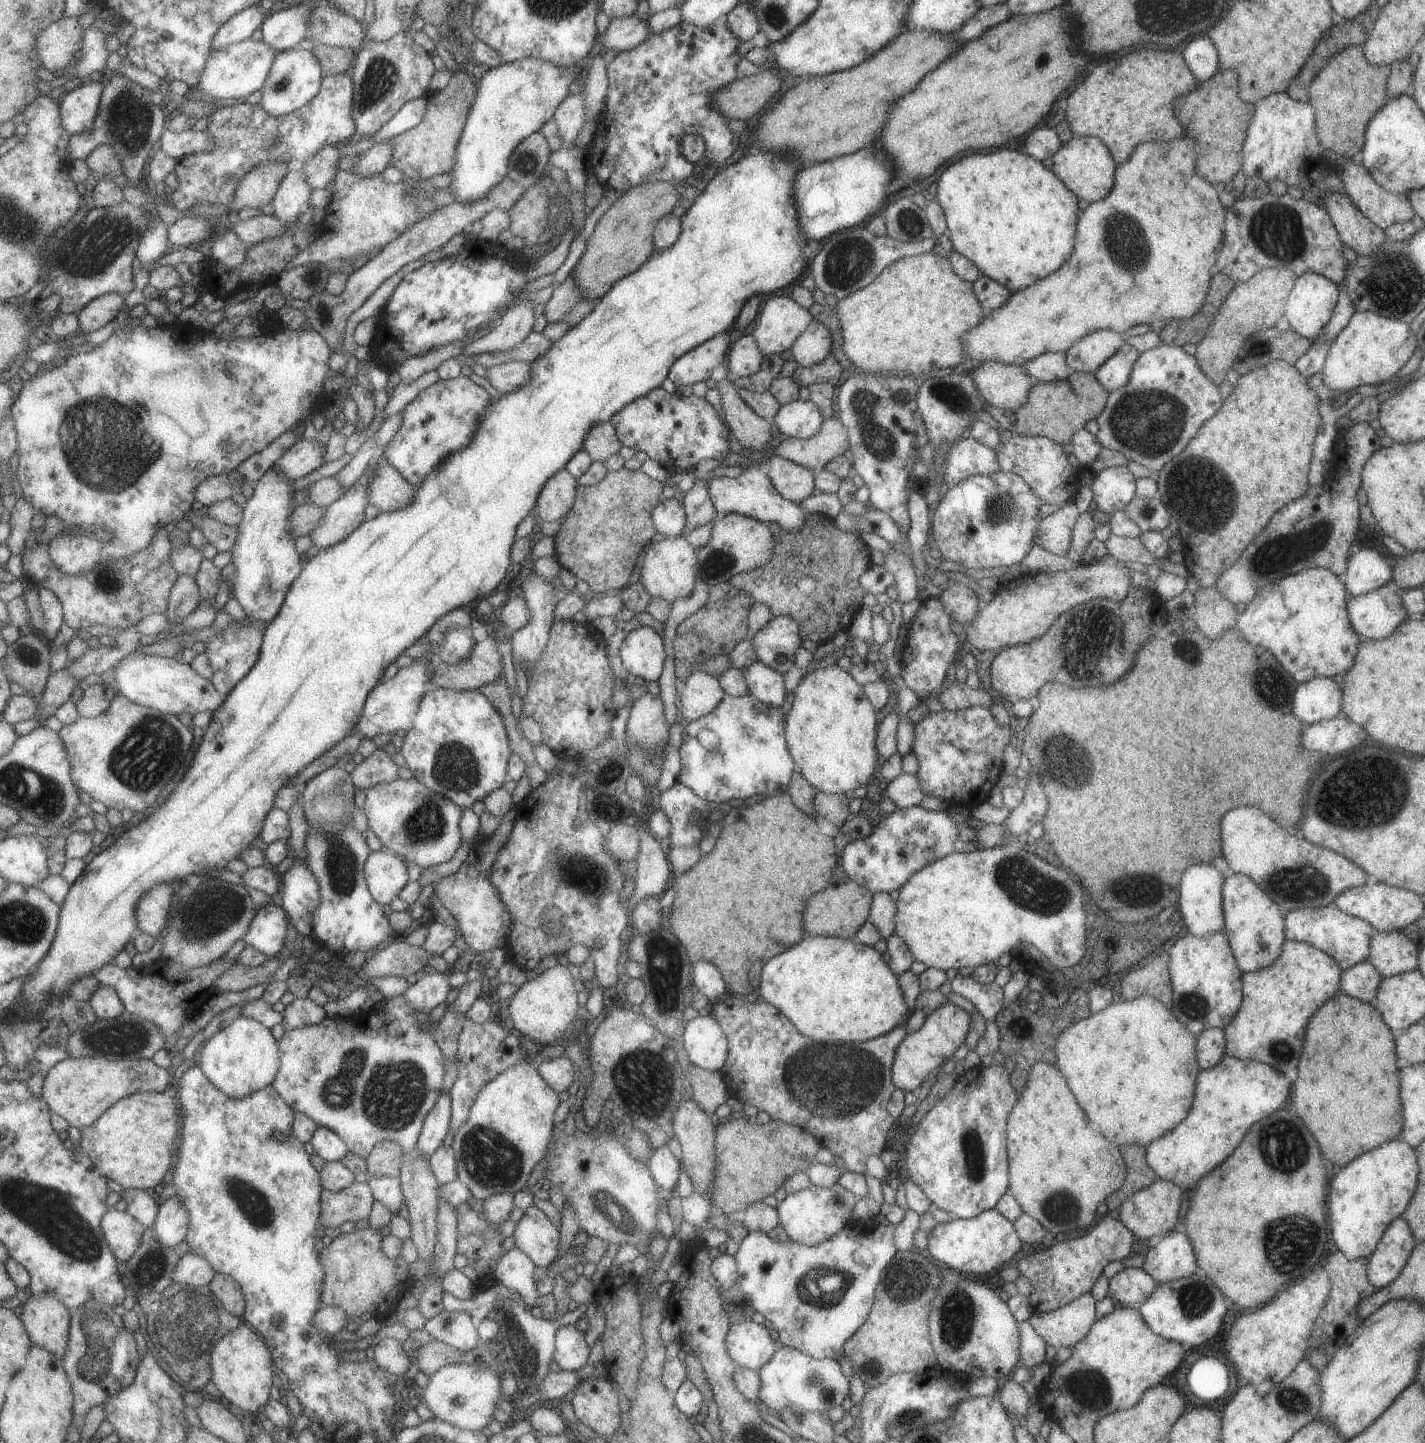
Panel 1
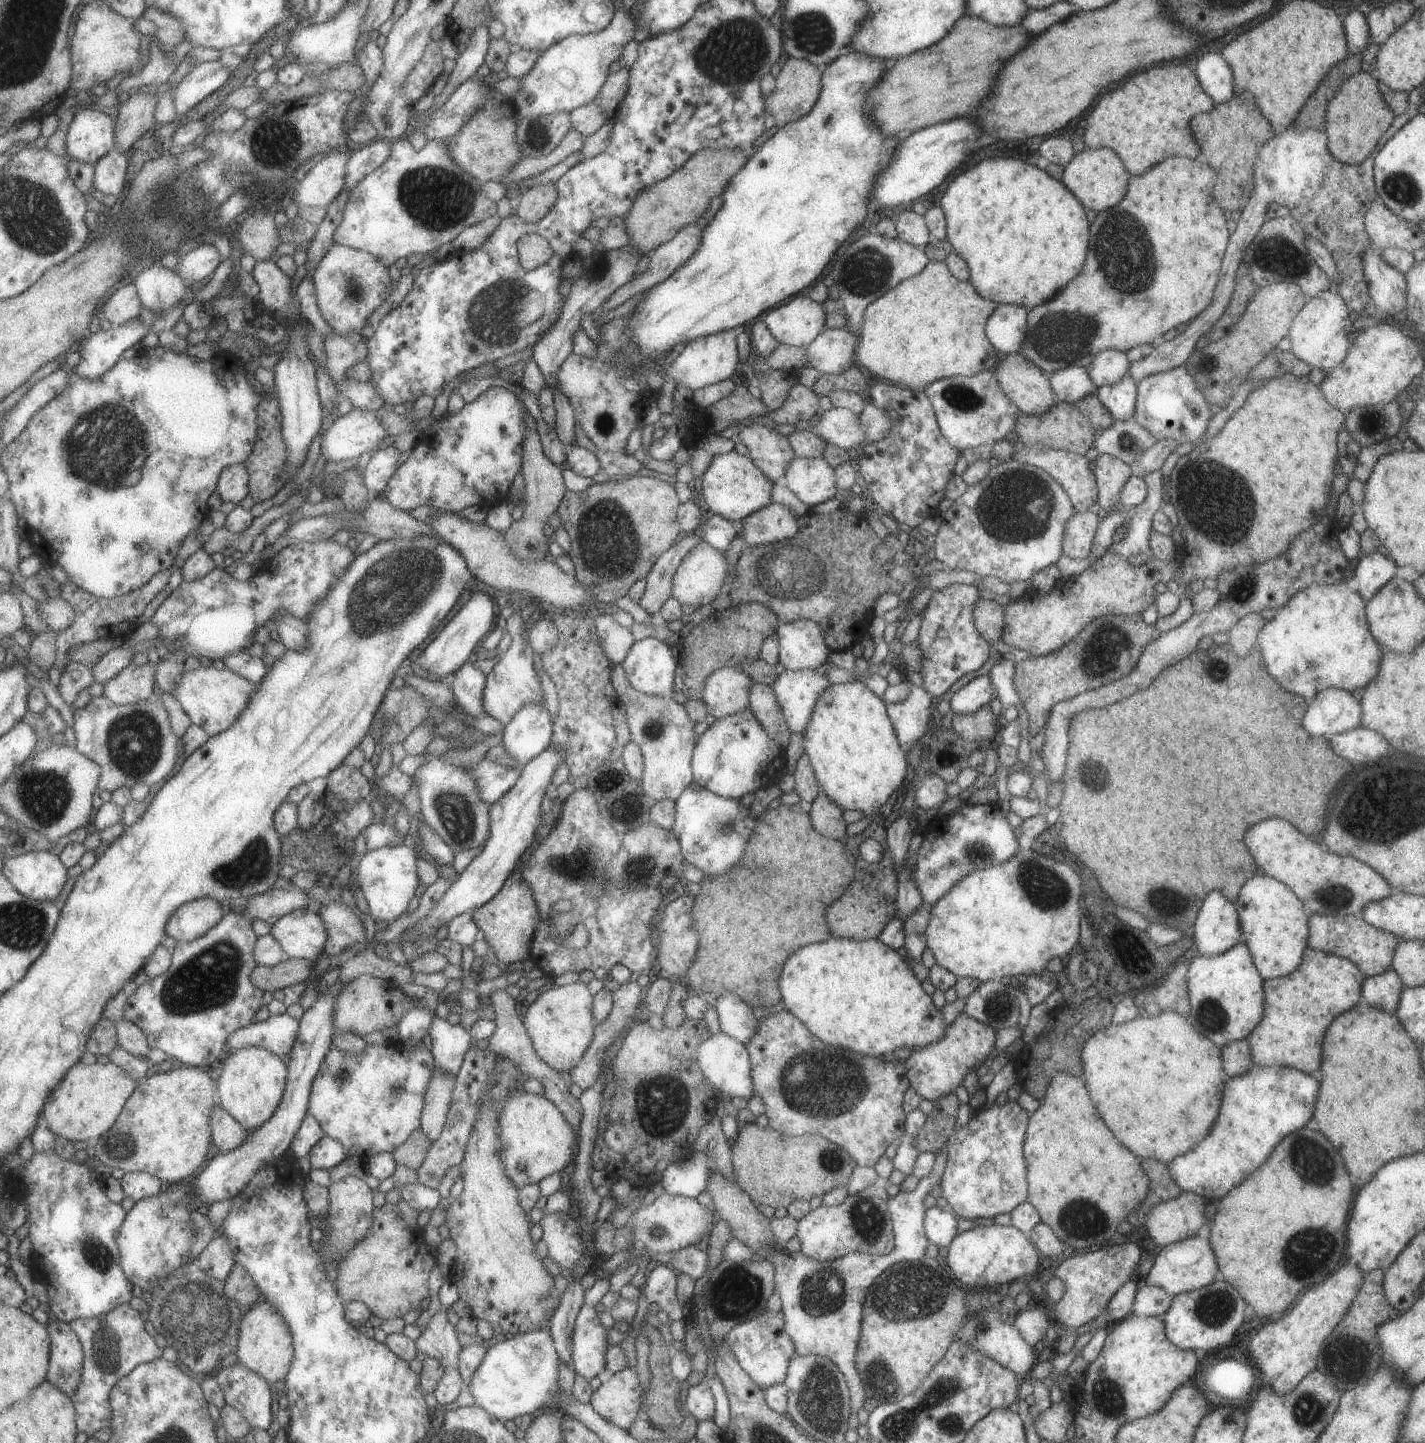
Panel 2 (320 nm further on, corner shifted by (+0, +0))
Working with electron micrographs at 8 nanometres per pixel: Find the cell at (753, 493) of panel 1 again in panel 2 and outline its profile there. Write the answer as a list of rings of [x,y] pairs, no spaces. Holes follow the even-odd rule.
[[[733,451],[715,455],[699,479],[697,486],[702,491],[706,510],[733,523],[742,522],[749,514],[768,506],[775,486],[749,457]]]

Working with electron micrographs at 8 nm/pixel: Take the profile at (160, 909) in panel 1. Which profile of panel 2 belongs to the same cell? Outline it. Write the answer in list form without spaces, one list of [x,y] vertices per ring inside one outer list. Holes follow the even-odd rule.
[[[212,897],[187,902],[173,912],[169,920],[168,936],[177,942],[194,942],[205,936],[223,920],[225,912],[221,902]]]

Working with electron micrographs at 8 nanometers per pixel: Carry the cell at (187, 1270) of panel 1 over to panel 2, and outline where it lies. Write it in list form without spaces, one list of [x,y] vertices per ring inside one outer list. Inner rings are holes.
[[[223,1234],[219,1235],[203,1250],[199,1262],[202,1270],[205,1274],[209,1274],[209,1277],[227,1281],[236,1264],[235,1254],[229,1246],[229,1240]]]

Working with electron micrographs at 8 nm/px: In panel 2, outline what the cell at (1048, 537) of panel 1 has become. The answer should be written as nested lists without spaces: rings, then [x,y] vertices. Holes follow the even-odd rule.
[[[1074,511],[1063,526],[1061,556],[1076,560],[1087,558],[1099,520],[1100,518],[1093,512]]]

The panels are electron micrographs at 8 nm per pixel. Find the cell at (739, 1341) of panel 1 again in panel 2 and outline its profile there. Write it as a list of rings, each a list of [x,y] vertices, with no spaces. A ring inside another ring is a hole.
[[[765,1310],[763,1314],[731,1328],[725,1337],[731,1354],[737,1360],[738,1366],[751,1378],[761,1391],[771,1384],[783,1383],[787,1375],[787,1364],[793,1356],[798,1356],[793,1350],[793,1342],[783,1330],[783,1316],[779,1312]]]

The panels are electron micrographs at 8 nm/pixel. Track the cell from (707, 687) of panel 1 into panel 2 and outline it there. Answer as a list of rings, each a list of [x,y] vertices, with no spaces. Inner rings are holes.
[[[719,667],[713,674],[709,674],[703,682],[703,690],[701,690],[701,700],[707,713],[715,719],[719,719],[731,714],[736,714],[748,708],[748,693],[752,686],[751,680],[747,678],[747,674],[742,668],[737,667]]]

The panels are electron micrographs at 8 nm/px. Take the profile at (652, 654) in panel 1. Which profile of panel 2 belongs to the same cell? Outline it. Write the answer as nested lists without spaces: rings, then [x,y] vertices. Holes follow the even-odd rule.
[[[650,634],[642,640],[635,640],[629,648],[625,659],[620,664],[629,685],[645,695],[666,697],[674,692],[673,680],[675,667],[679,662],[673,660],[670,646],[653,638]]]

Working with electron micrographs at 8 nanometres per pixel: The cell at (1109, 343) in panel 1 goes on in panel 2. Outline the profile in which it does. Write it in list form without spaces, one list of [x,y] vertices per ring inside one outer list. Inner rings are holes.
[[[1116,349],[1101,350],[1093,360],[1084,367],[1092,385],[1099,387],[1105,384],[1117,384],[1128,374],[1130,361],[1122,351]]]

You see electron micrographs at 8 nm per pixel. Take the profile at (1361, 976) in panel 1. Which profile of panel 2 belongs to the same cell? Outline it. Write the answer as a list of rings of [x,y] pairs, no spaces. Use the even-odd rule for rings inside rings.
[[[1391,970],[1361,980],[1361,997],[1368,1006],[1383,1009],[1387,1013],[1395,1013],[1399,1003],[1399,994],[1404,990],[1401,980]]]

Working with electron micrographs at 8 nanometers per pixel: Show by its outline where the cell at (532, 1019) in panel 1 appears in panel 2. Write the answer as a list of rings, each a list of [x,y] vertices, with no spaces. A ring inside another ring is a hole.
[[[580,981],[566,986],[552,986],[547,992],[538,994],[527,1008],[522,1024],[533,1049],[555,1071],[568,1072],[569,1068],[573,1068],[593,1039],[593,1030],[597,1025],[591,1016],[591,1008],[592,996]]]

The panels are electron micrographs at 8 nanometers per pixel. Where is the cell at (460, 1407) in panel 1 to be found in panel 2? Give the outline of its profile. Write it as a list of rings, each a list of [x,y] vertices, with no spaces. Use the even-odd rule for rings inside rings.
[[[549,1330],[513,1335],[509,1340],[497,1342],[486,1350],[481,1364],[473,1370],[473,1378],[464,1382],[464,1388],[475,1400],[474,1405],[485,1410],[489,1418],[504,1422],[525,1414],[536,1414],[550,1409],[551,1398],[559,1390],[557,1358]]]

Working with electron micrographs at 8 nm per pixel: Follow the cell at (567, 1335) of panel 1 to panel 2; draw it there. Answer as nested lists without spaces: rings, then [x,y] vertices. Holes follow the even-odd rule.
[[[608,1277],[595,1280],[591,1288],[584,1290],[584,1304],[579,1308],[570,1339],[571,1366],[575,1375],[587,1381],[599,1377],[605,1368],[607,1352],[606,1329],[601,1326],[594,1307],[609,1290]]]

